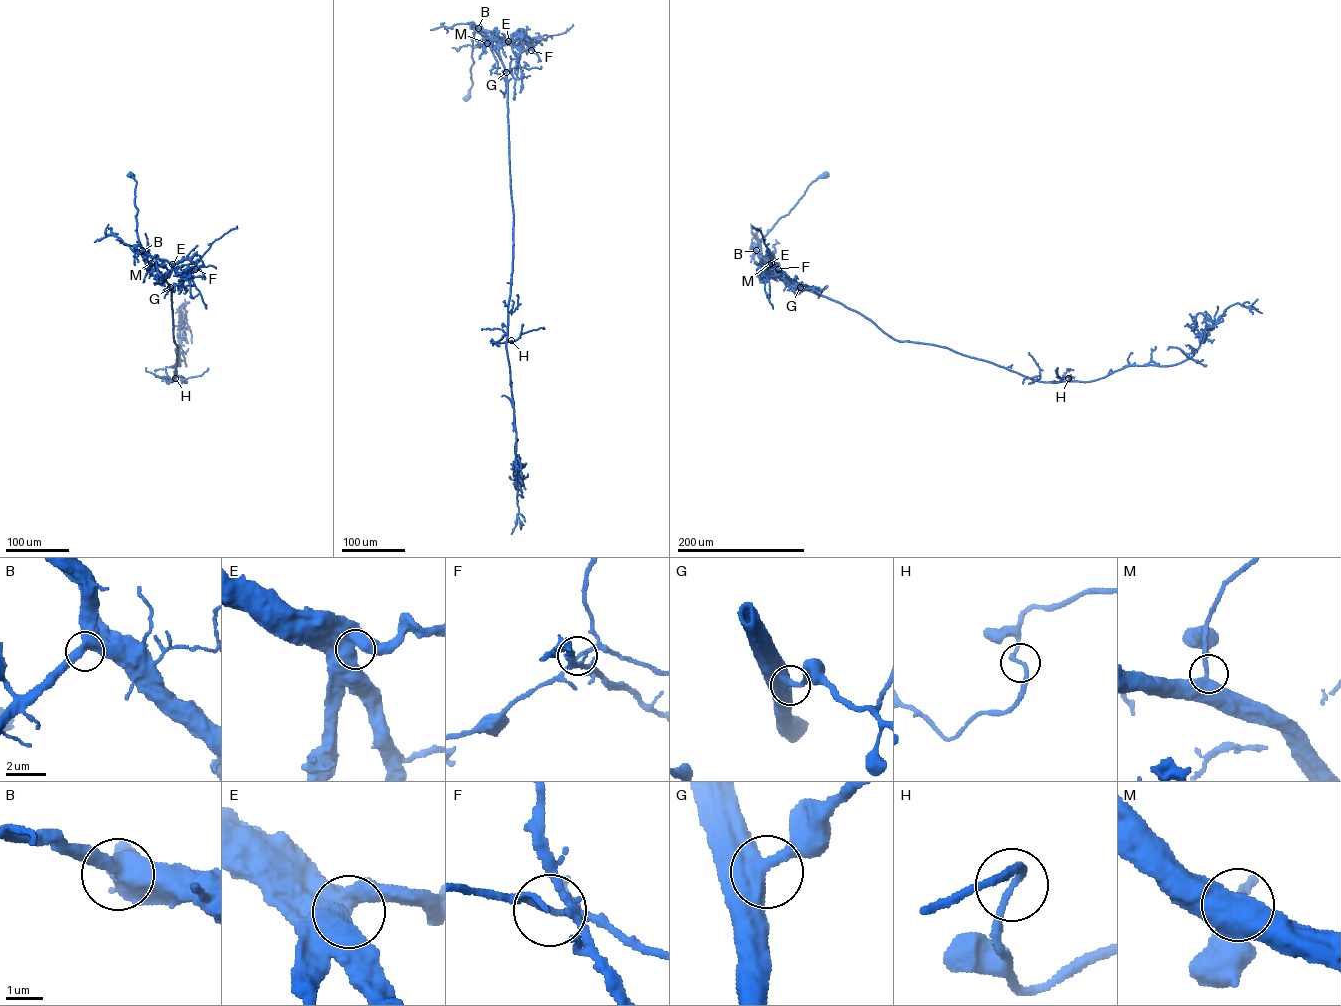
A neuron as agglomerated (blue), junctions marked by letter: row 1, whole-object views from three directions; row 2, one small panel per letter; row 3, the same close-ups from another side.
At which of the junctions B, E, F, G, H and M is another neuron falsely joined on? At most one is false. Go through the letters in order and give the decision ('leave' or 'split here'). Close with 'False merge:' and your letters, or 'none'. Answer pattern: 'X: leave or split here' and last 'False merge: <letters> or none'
B: leave
E: leave
F: leave
G: leave
H: leave
M: leave
False merge: none

